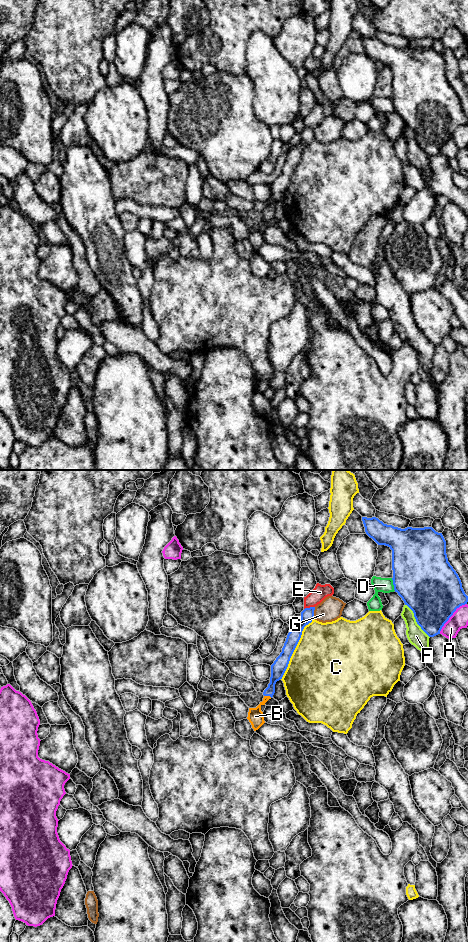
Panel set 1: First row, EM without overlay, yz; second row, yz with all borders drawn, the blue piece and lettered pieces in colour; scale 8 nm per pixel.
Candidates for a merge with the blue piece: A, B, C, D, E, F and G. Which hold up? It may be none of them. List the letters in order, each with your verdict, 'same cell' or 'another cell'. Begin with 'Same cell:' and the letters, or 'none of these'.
Same cell: B
A: another cell
B: same cell
C: another cell
D: another cell
E: another cell
F: another cell
G: another cell

